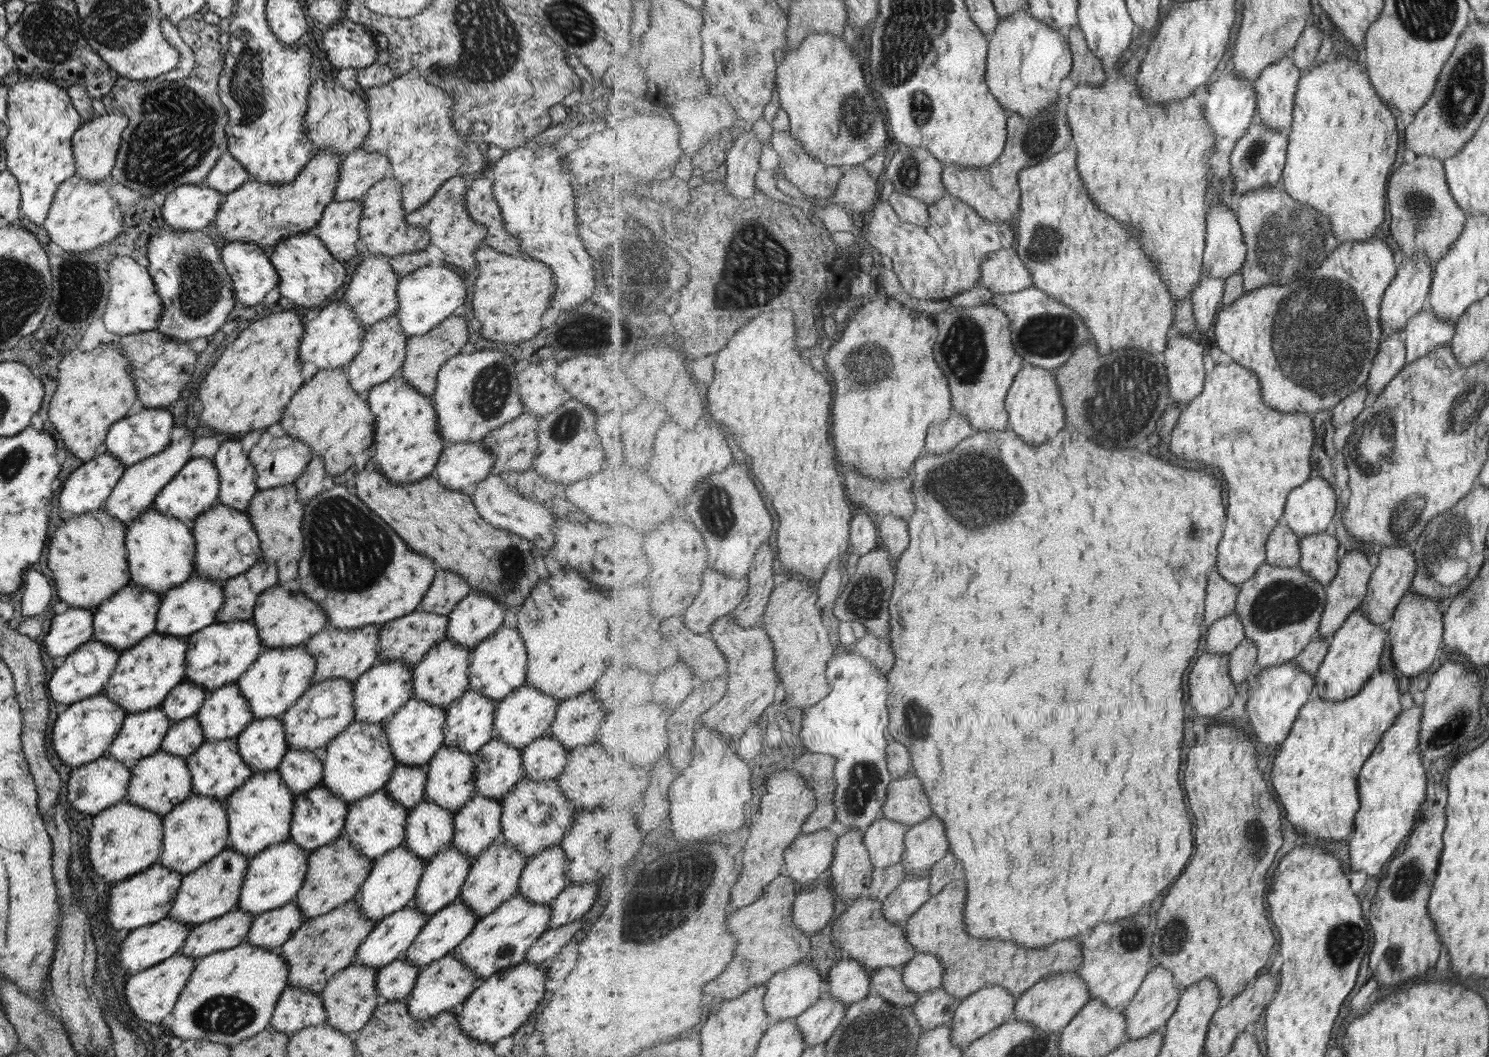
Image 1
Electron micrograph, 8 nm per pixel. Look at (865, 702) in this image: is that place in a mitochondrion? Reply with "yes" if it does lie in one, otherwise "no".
no

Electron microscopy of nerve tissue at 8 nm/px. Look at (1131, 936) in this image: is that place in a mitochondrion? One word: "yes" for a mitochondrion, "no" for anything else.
yes

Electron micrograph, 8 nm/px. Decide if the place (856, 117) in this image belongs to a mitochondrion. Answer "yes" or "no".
yes

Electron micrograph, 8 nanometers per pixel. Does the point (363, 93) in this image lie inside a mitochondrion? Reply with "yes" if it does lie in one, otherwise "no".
no

